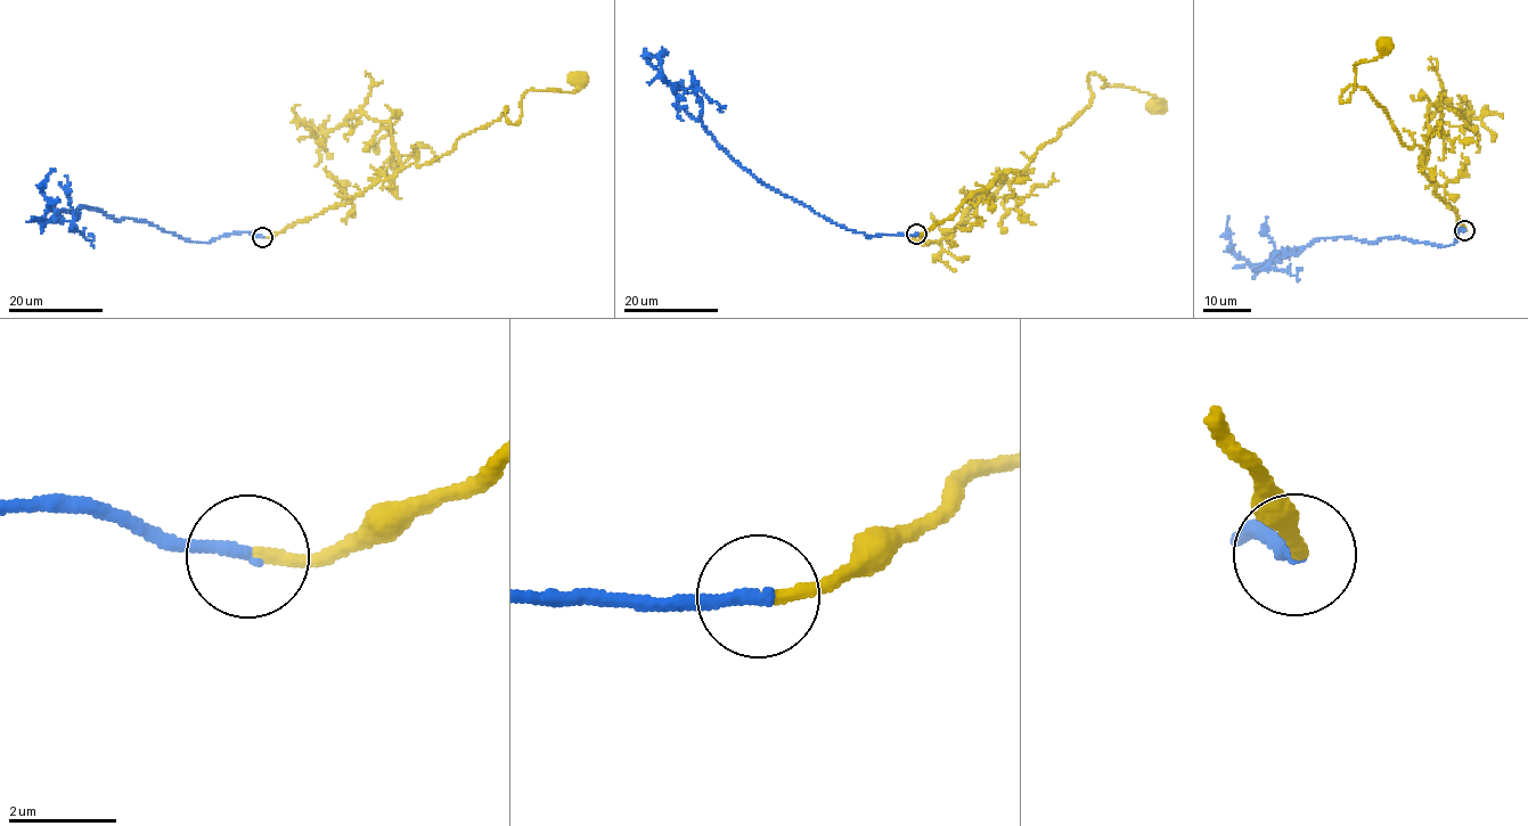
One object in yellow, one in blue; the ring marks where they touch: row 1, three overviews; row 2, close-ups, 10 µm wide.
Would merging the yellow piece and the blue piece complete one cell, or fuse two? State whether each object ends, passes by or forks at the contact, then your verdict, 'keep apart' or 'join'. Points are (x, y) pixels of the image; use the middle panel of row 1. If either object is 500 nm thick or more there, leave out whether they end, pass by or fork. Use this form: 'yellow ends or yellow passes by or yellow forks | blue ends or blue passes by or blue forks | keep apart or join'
yellow ends | blue ends | join

